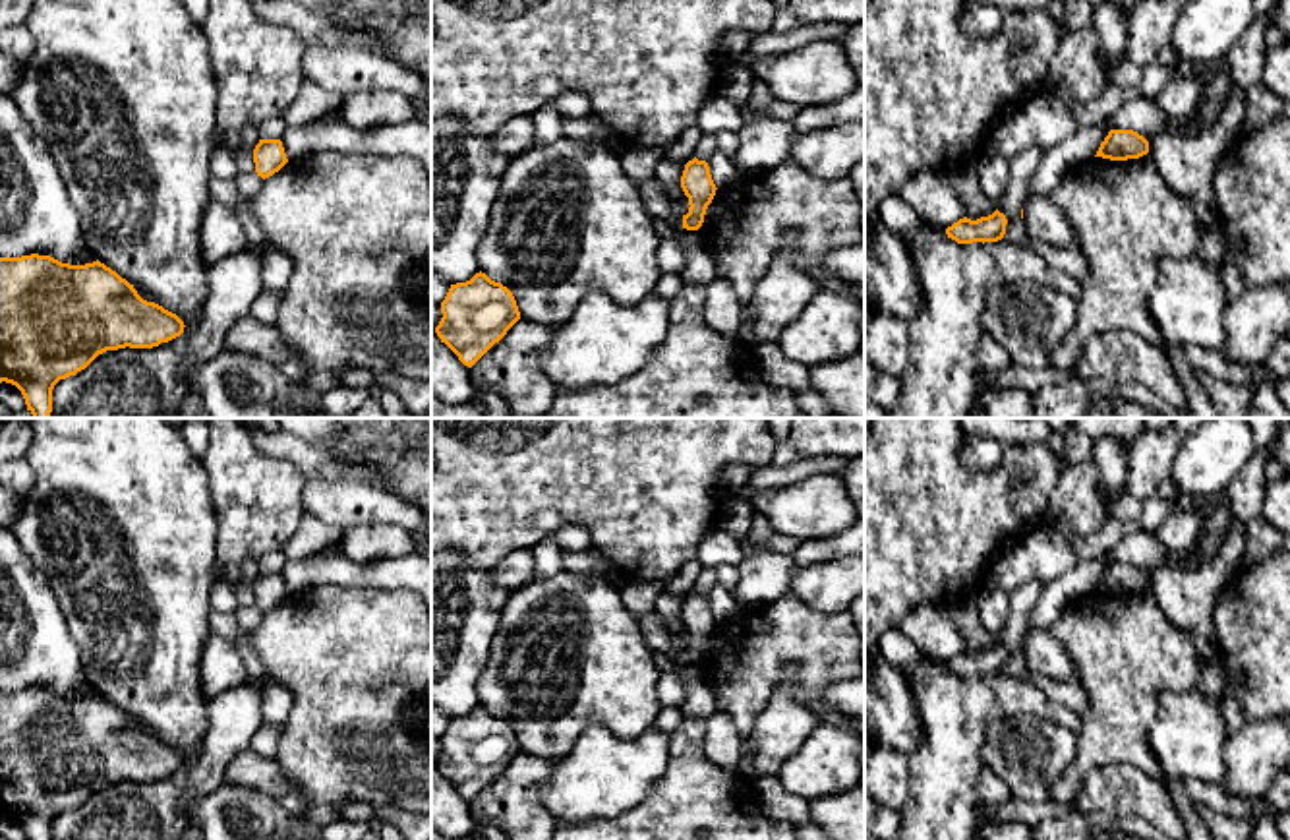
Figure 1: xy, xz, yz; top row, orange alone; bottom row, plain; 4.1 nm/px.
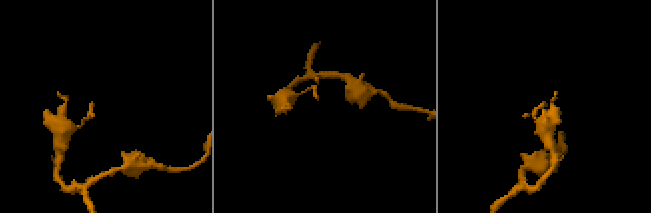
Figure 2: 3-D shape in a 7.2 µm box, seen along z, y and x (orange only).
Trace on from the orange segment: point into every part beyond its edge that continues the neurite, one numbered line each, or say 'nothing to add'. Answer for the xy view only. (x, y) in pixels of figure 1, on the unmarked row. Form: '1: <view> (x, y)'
nothing to add

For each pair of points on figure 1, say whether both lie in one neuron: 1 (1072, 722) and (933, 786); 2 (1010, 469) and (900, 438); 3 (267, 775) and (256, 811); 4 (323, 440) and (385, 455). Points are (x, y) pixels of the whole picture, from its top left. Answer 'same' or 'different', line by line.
1: same
2: same
3: different
4: same

